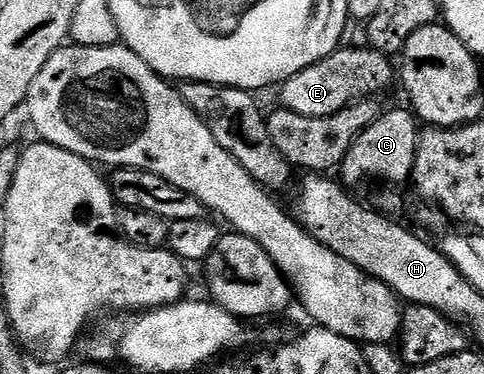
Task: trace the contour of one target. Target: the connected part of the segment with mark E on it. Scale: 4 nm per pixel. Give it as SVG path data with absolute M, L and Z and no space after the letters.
M340 48L334 50L329 56L325 56L317 64L297 72L286 82L278 87L278 105L289 112L297 112L301 116L333 116L341 112L345 107L352 106L356 100L375 98L383 94L391 86L391 81L396 81L397 70L391 67L392 59L381 53L380 50L364 48L364 50L346 50Z

